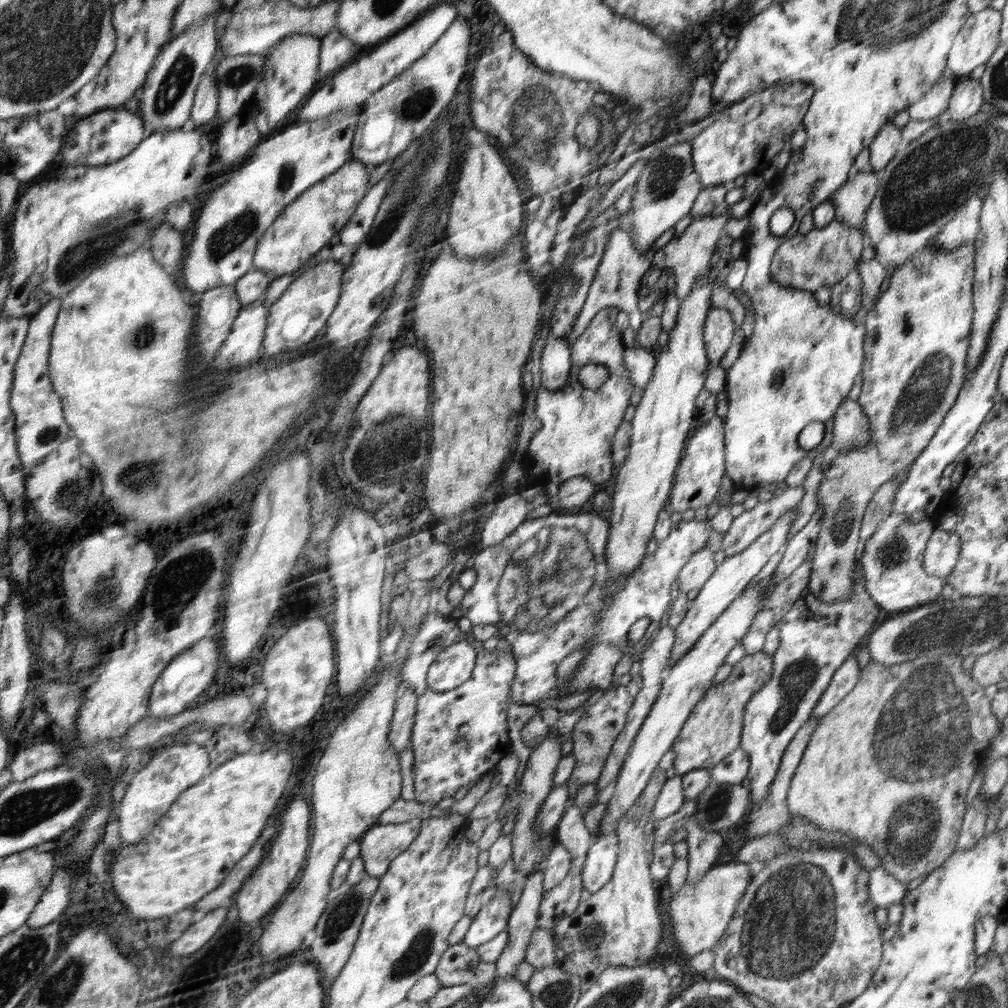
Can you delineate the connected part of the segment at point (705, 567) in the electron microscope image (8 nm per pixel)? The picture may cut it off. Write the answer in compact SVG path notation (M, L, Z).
M709 548L692 555L692 559L682 567L678 573L678 589L680 593L690 593L692 590L700 591L708 581L709 576L716 570L715 553Z

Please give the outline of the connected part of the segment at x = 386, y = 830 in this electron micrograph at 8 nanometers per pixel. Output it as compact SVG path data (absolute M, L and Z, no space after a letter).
M422 821L376 825L367 832L360 841L359 856L365 860L368 876L379 878L386 874L390 864L418 838Z

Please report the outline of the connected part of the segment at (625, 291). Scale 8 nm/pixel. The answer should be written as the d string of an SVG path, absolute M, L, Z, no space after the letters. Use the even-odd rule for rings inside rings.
M617 226L606 245L606 250L604 251L598 270L595 272L595 277L590 285L582 311L578 315L576 322L572 325L572 328L575 330L570 331L569 335L566 336L569 346L571 347L577 341L579 337L578 332L588 328L594 315L603 309L617 308L619 311L628 313L630 316L630 328L638 330L641 327L645 315L638 310L639 296L637 294L637 288L639 288L639 283L643 281L644 273L653 264L653 258L642 256L633 247L630 234Z

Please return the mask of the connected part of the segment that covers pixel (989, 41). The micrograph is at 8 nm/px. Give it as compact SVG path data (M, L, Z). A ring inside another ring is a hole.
M986 8L971 14L960 33L956 36L948 54L947 69L957 79L963 79L981 65L986 65L996 48L1000 46L1000 28L1002 26L1001 11Z

